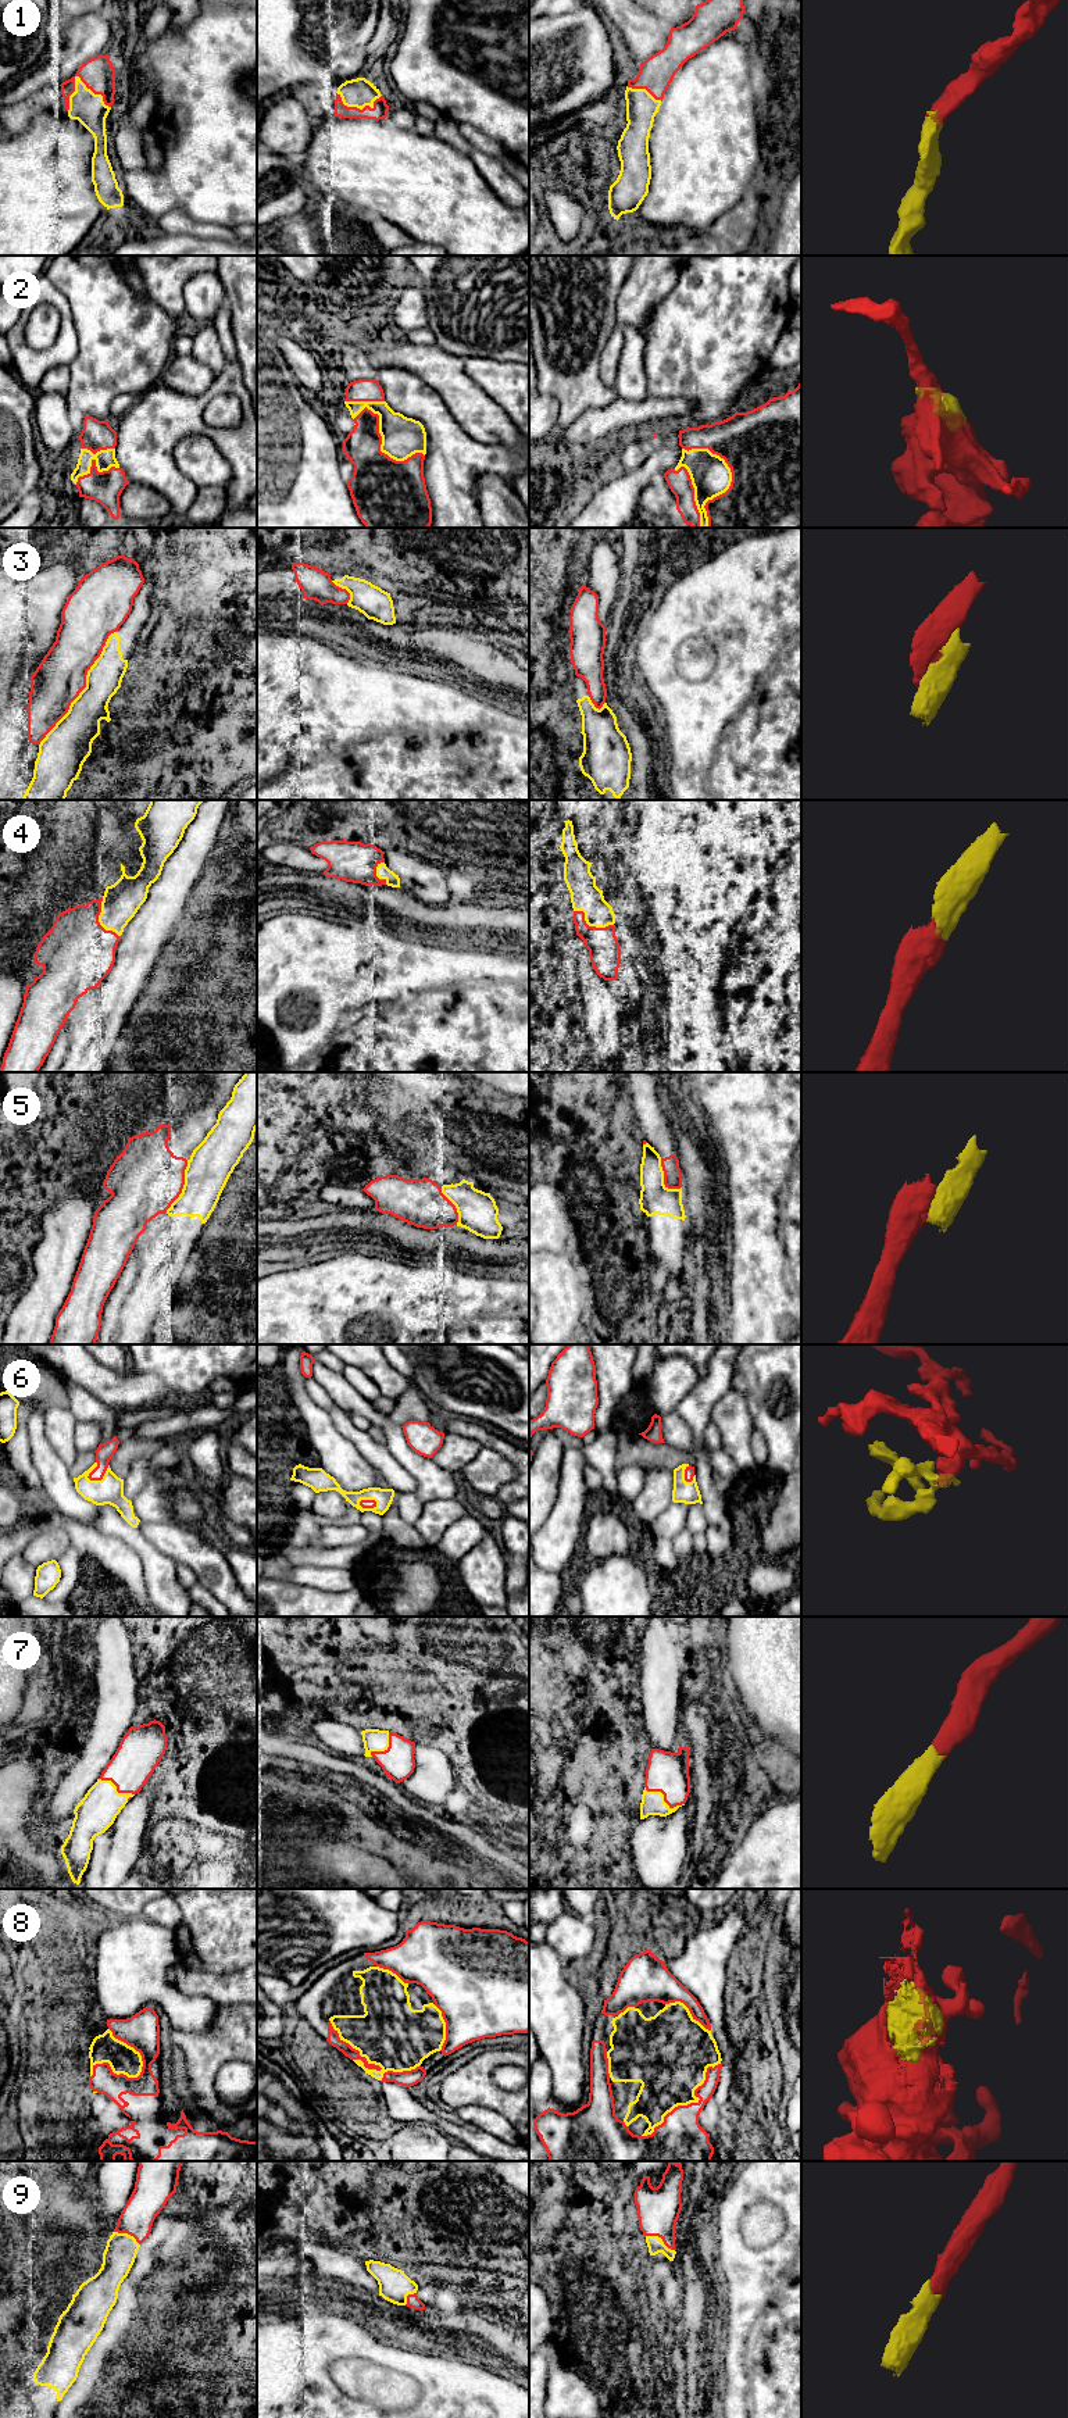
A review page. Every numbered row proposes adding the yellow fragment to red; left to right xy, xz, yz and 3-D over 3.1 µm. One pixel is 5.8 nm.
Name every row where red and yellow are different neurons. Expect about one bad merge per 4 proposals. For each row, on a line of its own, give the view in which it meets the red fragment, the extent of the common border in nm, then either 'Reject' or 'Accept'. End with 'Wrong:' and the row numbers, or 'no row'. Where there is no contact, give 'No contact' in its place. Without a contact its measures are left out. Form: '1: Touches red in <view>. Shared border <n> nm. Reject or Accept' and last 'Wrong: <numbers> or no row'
1: Touches red in xy. Shared border 280 nm. Accept
2: Touches red in yz. Shared border 480 nm. Accept
3: Touches red in xy. Shared border 800 nm. Reject
4: Touches red in yz. Shared border 240 nm. Accept
5: Touches red in xy. Shared border 340 nm. Reject
6: Touches red in xy. Shared border 150 nm. Accept
7: Touches red in yz. Shared border 260 nm. Accept
8: Touches red in xy. Shared border 340 nm. Accept
9: Touches red in yz. Shared border 190 nm. Accept
Wrong: 3, 5

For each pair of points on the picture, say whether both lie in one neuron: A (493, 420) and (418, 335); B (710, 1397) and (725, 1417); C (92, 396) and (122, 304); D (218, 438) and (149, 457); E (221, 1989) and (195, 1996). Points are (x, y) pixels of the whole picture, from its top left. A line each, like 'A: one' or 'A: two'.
A: two
B: two
C: one
D: one
E: one

